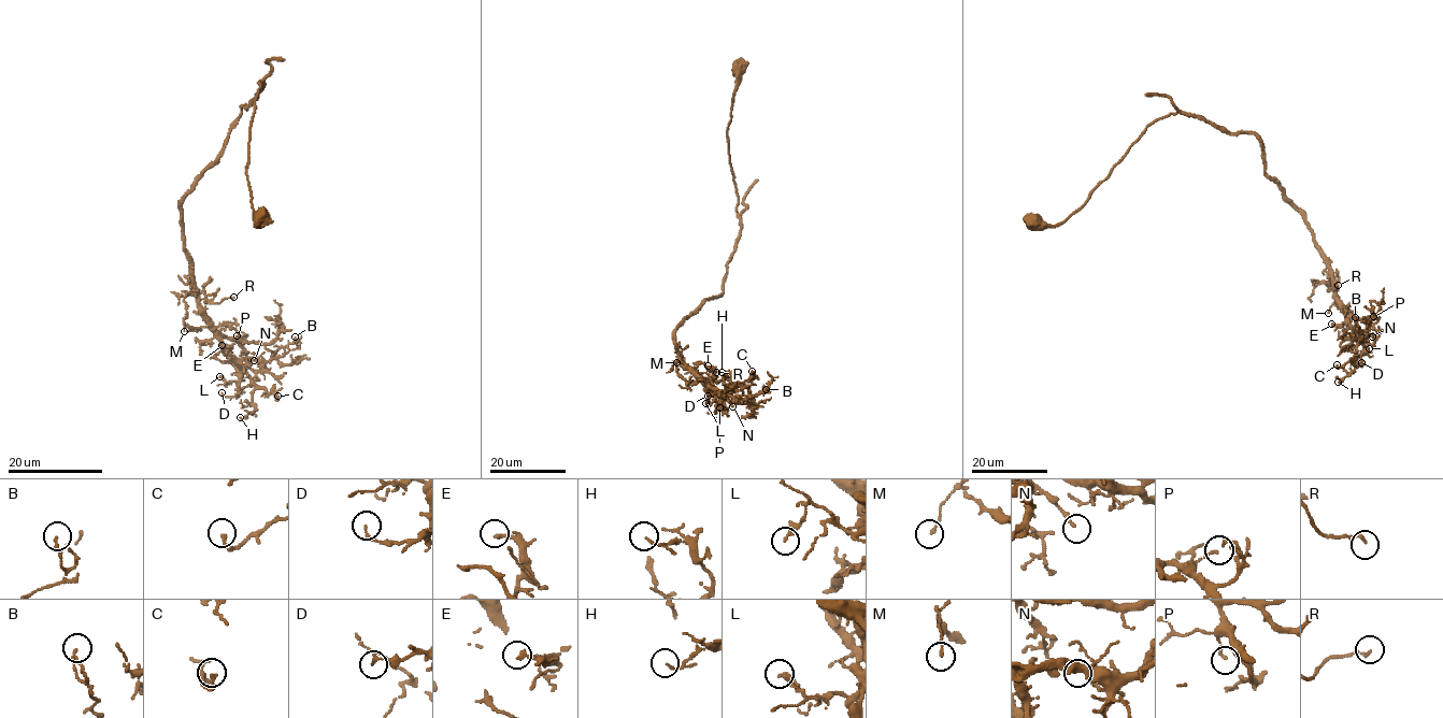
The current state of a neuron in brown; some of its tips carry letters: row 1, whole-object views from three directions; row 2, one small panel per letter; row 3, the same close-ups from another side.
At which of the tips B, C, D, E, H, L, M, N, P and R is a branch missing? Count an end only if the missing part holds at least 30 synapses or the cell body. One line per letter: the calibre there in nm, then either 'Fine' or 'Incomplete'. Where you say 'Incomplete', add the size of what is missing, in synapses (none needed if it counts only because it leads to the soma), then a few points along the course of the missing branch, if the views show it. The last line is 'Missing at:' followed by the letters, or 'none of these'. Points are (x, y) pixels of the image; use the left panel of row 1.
B: Thickness 130 nm. Fine
C: Thickness 200 nm. Fine
D: Thickness 150 nm. Fine
E: Thickness 220 nm. Fine
H: Thickness 110 nm. Fine
L: Thickness 300 nm. Fine
M: Thickness 140 nm. Fine
N: Thickness 180 nm. Fine
P: Thickness 110 nm. Fine
R: Thickness 160 nm. Fine
Missing at: none of these

